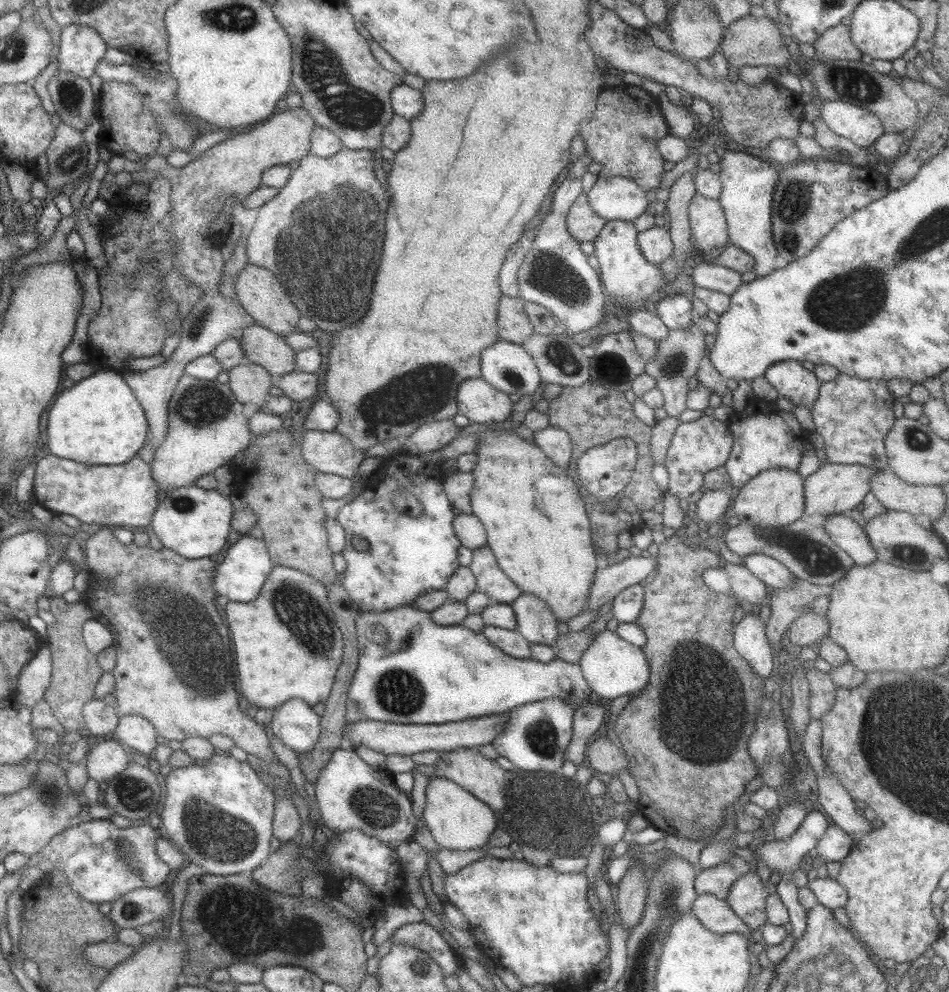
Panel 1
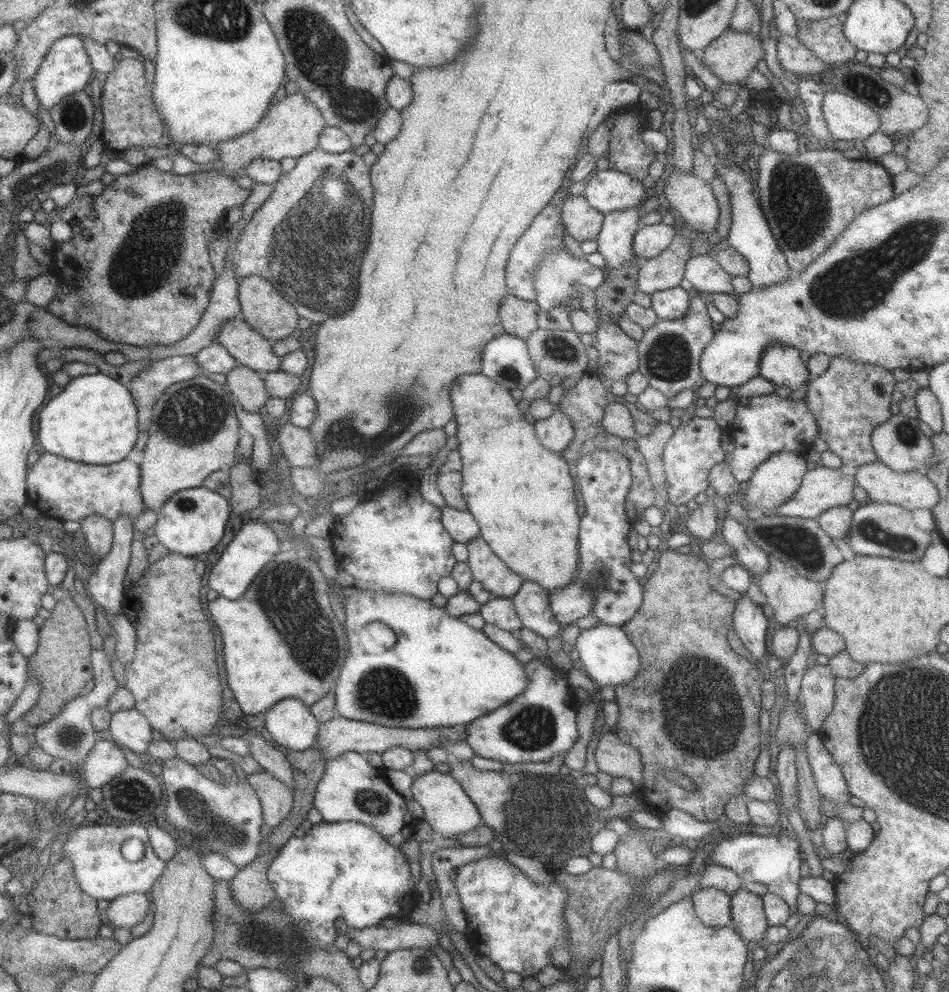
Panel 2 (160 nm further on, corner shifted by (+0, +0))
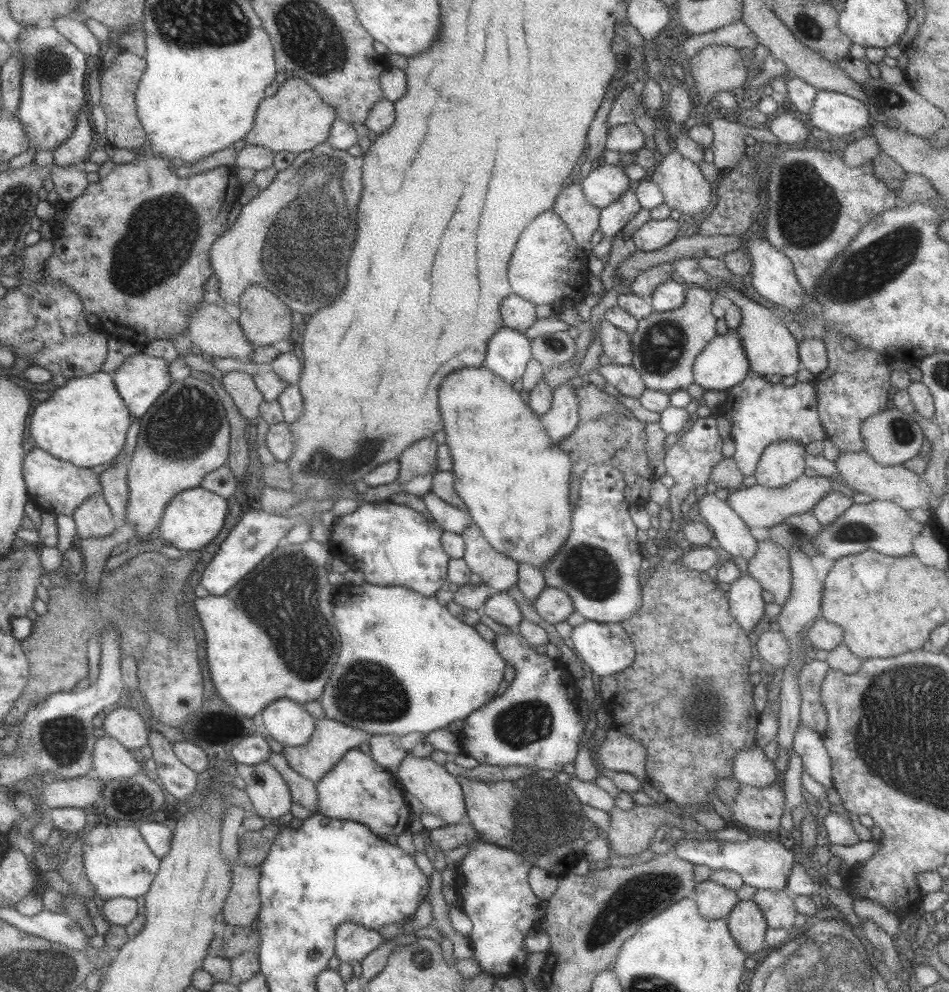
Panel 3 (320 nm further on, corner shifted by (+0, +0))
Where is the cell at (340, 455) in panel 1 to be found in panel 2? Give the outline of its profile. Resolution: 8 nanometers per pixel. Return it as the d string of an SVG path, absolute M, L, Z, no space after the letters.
M283 423L277 428L278 444L282 450L282 457L286 458L291 467L316 468L321 461L317 458L312 435L307 429Z

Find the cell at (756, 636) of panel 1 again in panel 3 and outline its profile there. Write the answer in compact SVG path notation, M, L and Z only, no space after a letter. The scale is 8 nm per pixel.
M742 574L730 584L727 592L730 614L751 635L754 626L765 616L762 590L762 585L752 575Z

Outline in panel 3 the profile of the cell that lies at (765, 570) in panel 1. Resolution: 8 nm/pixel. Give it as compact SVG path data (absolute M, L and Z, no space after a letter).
M714 493L698 497L698 514L713 532L720 547L732 556L752 558L758 550L758 541L749 526L738 516L738 513Z

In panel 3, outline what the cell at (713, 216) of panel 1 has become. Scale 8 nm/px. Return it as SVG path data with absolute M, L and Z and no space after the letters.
M672 145L671 151L659 162L651 179L660 187L665 203L672 209L677 209L684 220L692 221L698 214L712 206L714 184L711 184L698 165L689 158L682 156Z

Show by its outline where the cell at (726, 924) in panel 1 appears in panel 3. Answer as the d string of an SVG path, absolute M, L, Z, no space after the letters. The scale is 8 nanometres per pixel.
M710 880L697 884L693 898L697 902L699 913L709 921L727 920L728 915L739 901L735 891Z

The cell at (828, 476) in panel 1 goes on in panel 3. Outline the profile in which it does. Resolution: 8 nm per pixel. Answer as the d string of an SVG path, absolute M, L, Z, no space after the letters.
M810 474L799 476L790 484L772 488L760 486L741 487L735 492L730 492L727 497L727 503L738 513L738 516L749 526L749 528L772 528L786 520L790 515L812 510L813 506L829 490L839 489L837 480L832 477L810 477Z

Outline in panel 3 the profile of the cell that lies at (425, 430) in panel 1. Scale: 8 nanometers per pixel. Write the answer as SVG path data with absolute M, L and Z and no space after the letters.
M432 437L424 438L409 446L400 455L398 483L405 483L417 476L424 476L438 470L438 444Z

